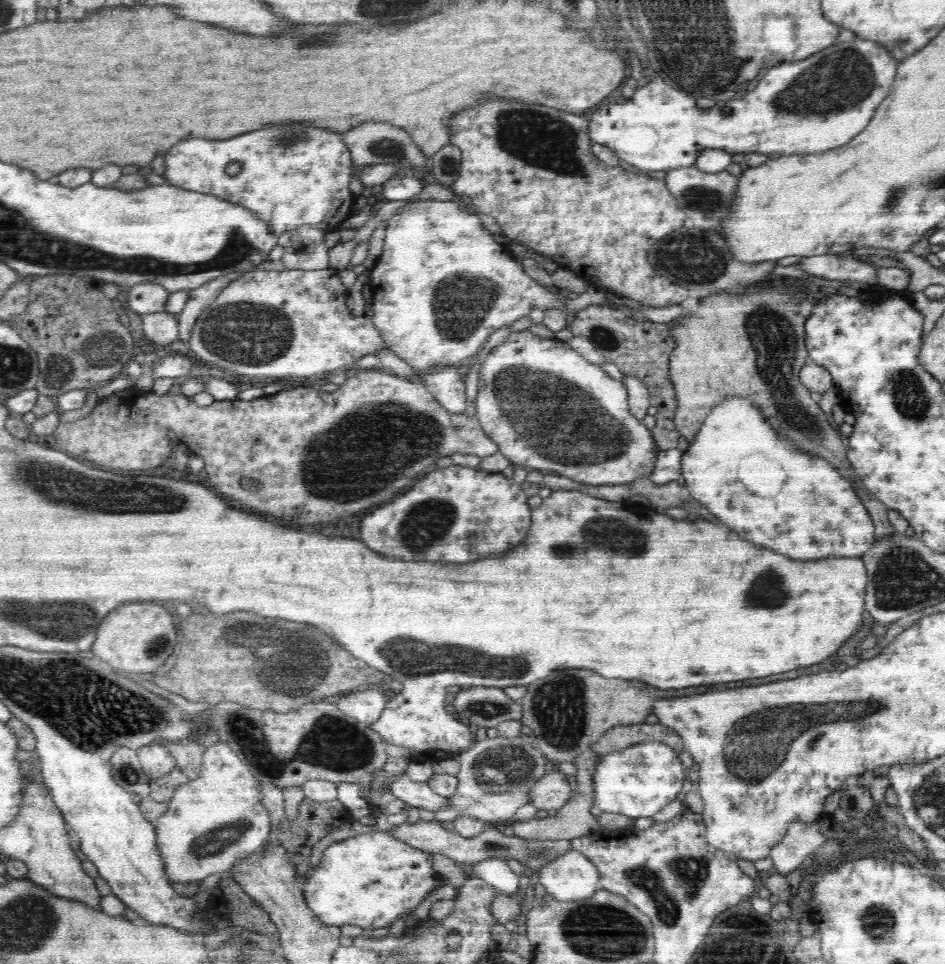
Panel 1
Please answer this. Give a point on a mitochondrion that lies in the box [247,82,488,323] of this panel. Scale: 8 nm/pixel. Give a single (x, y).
(280, 142)

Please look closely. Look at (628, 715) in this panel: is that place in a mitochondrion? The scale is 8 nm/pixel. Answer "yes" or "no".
no

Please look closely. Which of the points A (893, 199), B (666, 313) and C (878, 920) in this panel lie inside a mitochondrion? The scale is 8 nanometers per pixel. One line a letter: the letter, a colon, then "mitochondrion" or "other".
A: mitochondrion
B: other
C: mitochondrion

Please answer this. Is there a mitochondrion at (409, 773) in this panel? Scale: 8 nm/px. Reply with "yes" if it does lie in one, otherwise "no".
no

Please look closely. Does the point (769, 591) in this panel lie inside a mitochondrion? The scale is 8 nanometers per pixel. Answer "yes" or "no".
yes

